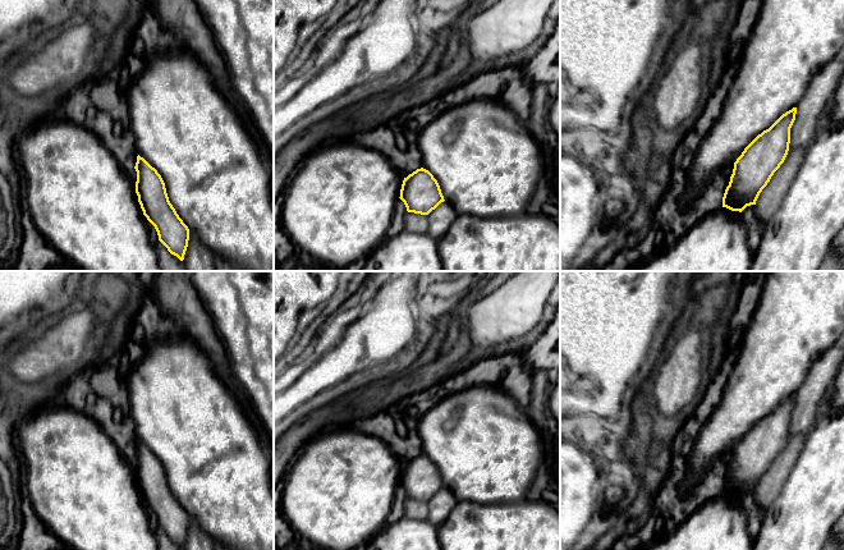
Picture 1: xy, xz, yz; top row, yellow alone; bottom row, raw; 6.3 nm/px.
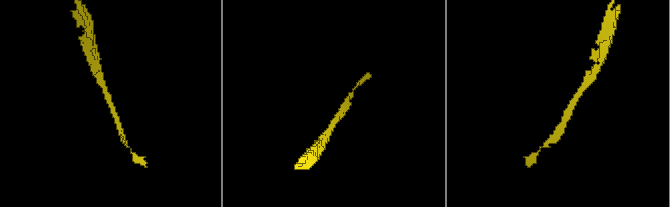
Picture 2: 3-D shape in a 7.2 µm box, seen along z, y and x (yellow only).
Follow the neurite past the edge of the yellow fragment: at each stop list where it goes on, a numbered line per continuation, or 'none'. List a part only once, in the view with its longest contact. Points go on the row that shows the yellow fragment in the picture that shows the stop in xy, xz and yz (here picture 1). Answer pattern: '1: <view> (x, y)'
none

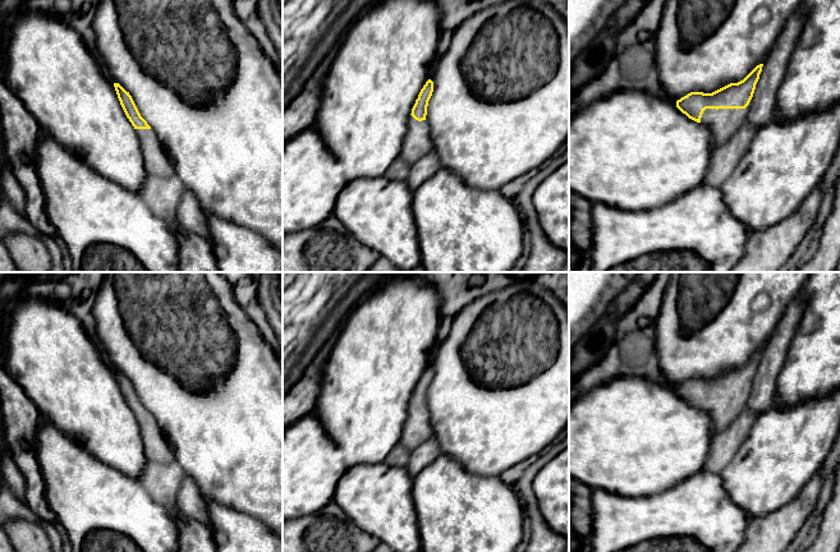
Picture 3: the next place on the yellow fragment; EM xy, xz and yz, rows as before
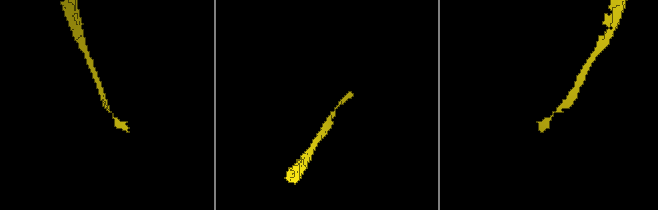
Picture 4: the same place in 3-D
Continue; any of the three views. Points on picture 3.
1: yz (724, 123)

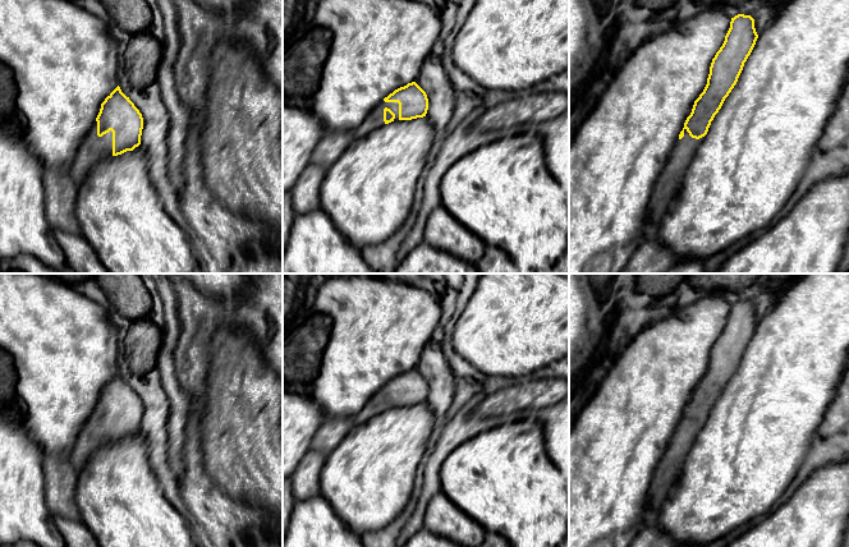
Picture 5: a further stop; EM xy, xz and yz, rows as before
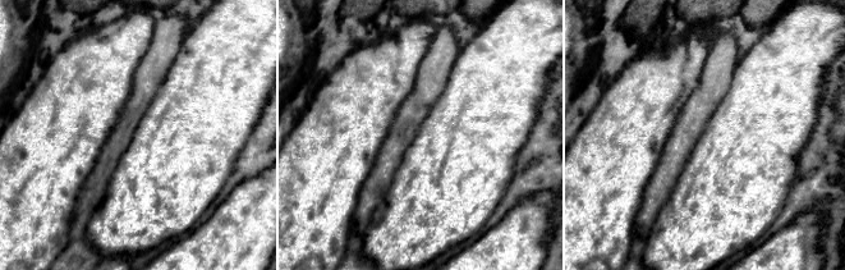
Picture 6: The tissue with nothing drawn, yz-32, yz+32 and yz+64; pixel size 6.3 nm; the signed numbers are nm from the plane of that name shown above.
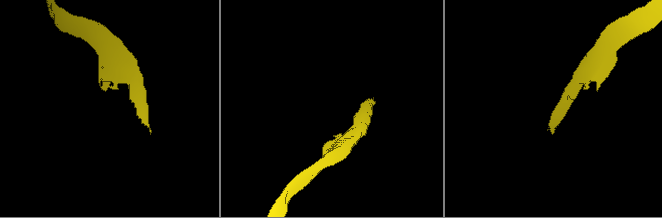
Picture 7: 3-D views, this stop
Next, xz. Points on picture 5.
1: xz (375, 118)

